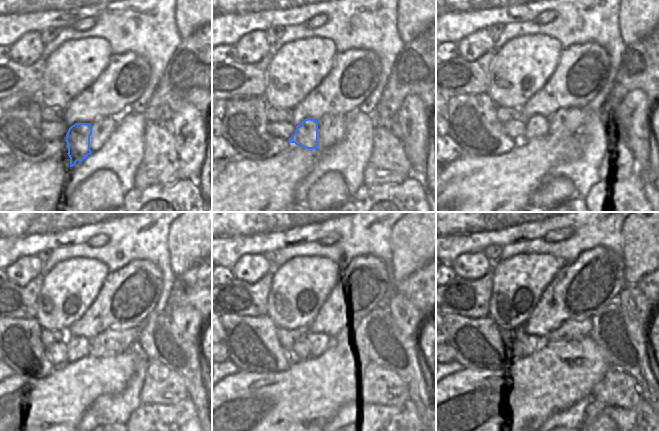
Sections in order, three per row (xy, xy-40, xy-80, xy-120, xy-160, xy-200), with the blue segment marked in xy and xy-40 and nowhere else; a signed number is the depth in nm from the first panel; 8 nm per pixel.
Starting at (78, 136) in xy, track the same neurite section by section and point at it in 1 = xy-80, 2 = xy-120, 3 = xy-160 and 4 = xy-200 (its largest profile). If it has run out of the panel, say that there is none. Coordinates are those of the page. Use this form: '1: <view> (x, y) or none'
1: xy-80 (537, 126)
2: xy-120 (87, 343)
3: xy-160 (318, 342)
4: xy-200 (537, 342)

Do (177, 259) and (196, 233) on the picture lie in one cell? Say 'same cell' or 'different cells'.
same cell

